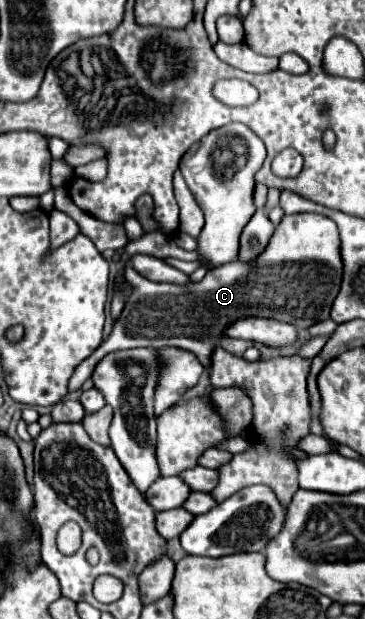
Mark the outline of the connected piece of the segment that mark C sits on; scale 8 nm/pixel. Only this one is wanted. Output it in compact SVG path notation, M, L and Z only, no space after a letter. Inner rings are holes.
M318 213L284 215L276 227L266 251L250 261L232 261L206 273L200 283L170 285L154 283L138 275L130 263L124 271L132 291L126 305L114 323L106 341L74 371L68 391L76 391L94 373L94 367L102 357L112 351L132 347L180 347L192 351L204 367L210 367L210 353L218 345L222 331L238 317L258 315L274 317L284 323L292 323L298 329L308 329L318 321L330 317L330 307L338 295L342 283L342 255L338 227L332 219ZM256 297L268 297L270 307L256 307Z

